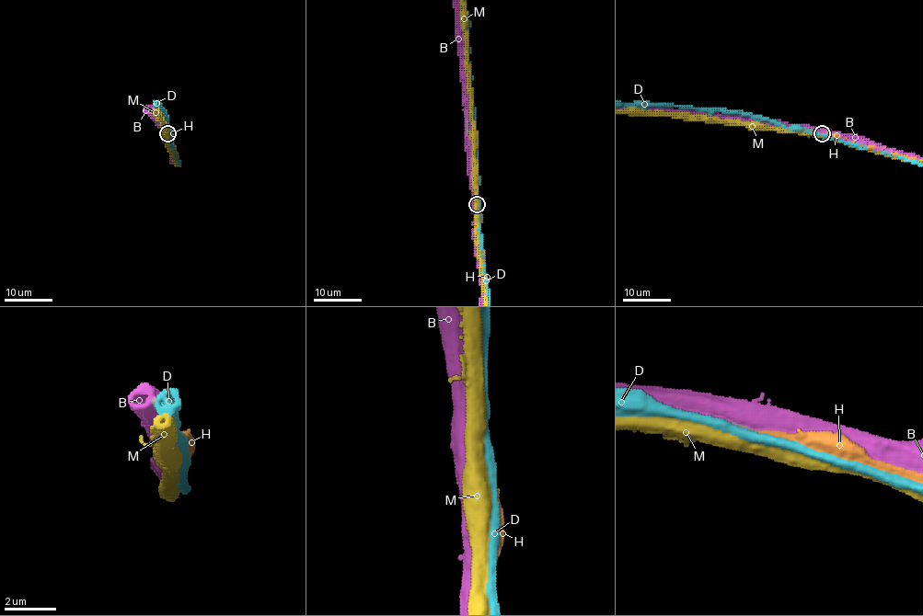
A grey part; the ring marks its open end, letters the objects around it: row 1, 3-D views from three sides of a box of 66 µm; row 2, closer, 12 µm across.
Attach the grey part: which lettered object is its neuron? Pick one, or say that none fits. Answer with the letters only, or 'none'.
H

